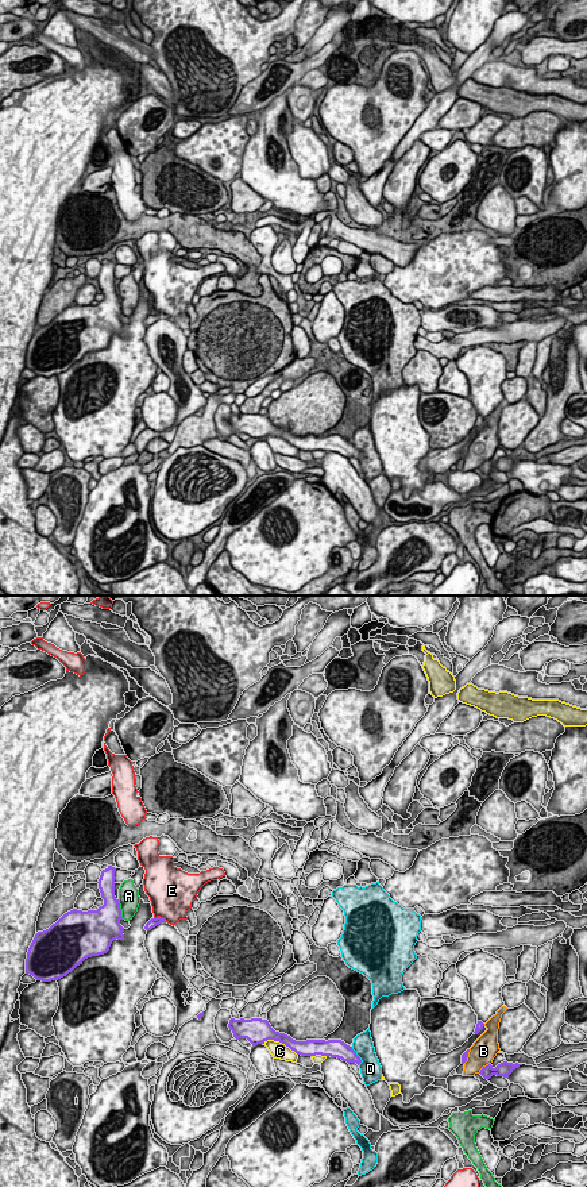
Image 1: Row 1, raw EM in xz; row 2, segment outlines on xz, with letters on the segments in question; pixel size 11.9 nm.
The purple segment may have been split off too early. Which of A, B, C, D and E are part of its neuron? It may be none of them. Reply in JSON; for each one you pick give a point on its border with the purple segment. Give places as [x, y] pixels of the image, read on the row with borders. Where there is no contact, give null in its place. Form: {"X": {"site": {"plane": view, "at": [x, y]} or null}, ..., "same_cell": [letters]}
{"same_cell": []}

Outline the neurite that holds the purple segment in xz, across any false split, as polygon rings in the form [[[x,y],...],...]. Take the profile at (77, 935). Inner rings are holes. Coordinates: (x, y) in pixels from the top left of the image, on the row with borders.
[[[108,866],[101,871],[97,882],[104,899],[103,906],[88,912],[73,909],[49,929],[35,934],[27,952],[26,974],[42,982],[58,980],[82,964],[85,959],[107,953],[113,940],[124,940],[124,928],[120,925],[121,909],[115,897],[115,871],[115,867]]]

